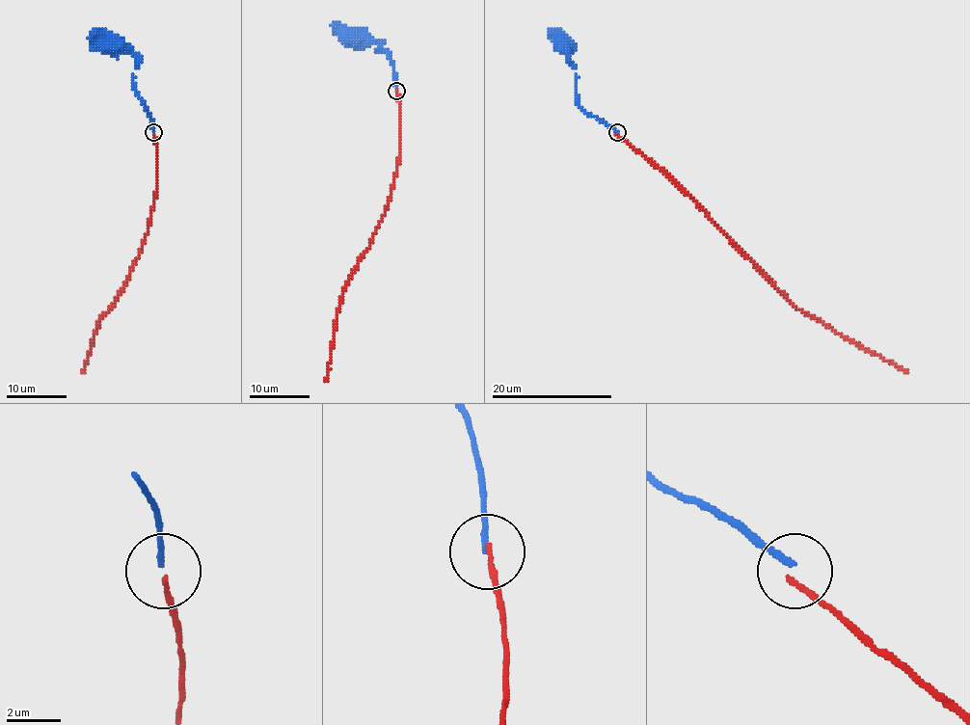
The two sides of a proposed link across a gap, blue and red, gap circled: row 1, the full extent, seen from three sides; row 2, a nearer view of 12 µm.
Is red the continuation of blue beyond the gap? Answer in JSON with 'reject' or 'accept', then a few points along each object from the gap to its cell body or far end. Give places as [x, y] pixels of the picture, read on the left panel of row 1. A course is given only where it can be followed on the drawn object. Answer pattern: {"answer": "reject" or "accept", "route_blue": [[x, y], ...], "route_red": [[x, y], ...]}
{"answer": "reject", "route_blue": [[152, 132], [149, 114], [133, 82], [138, 60], [119, 41], [109, 41]], "route_red": [[152, 134], [157, 144], [157, 188], [148, 231], [124, 287], [97, 325], [82, 373]]}

